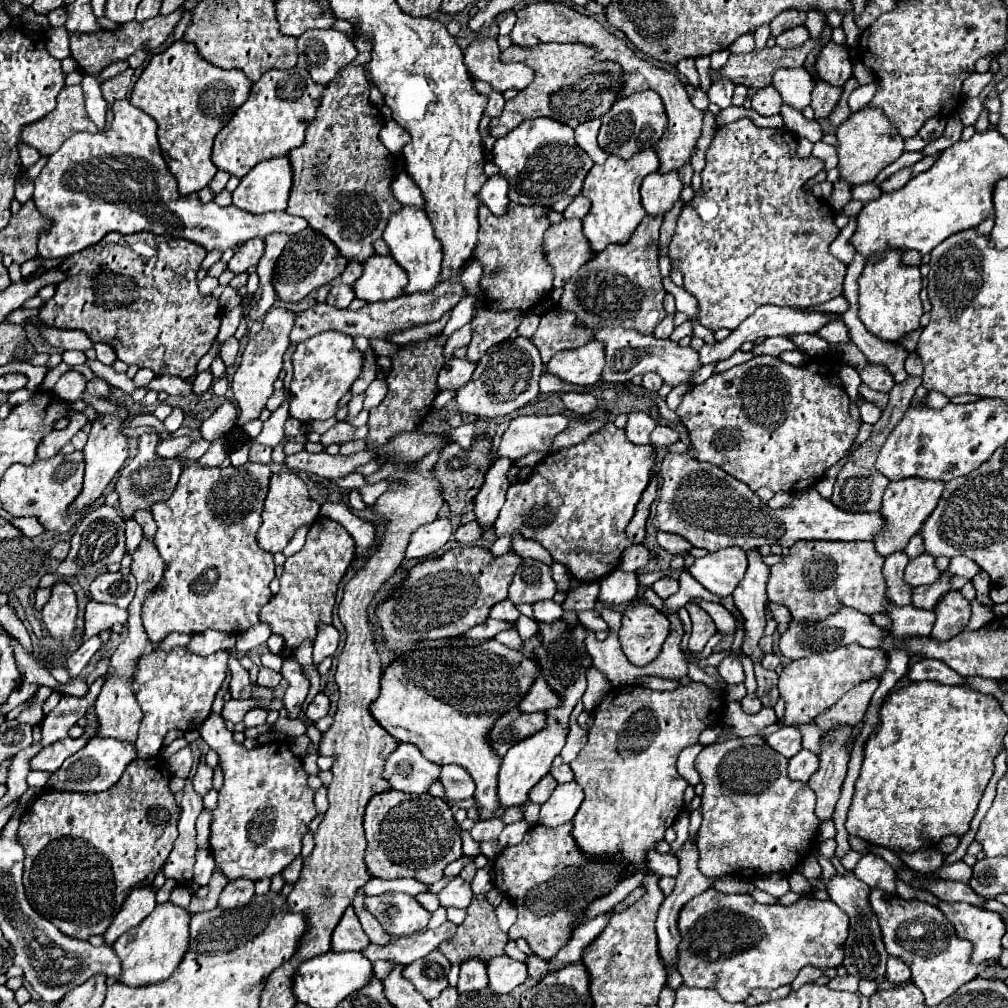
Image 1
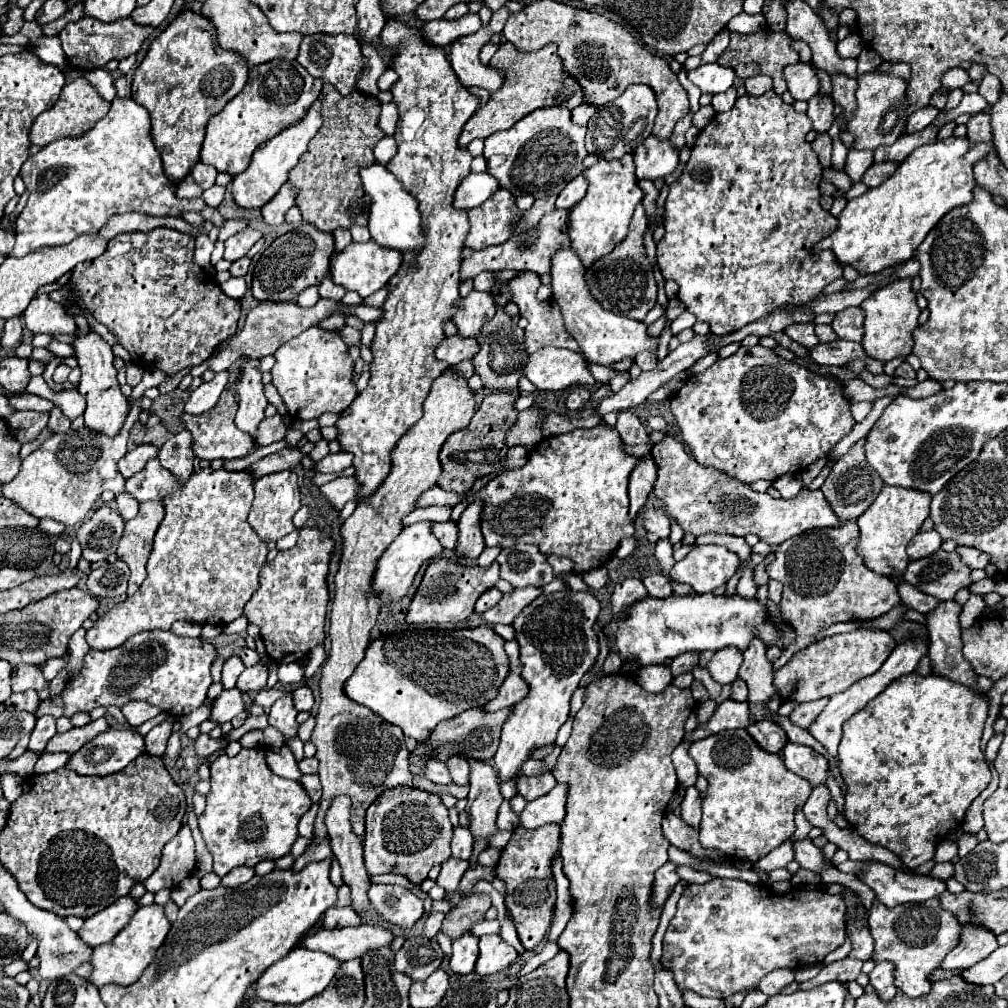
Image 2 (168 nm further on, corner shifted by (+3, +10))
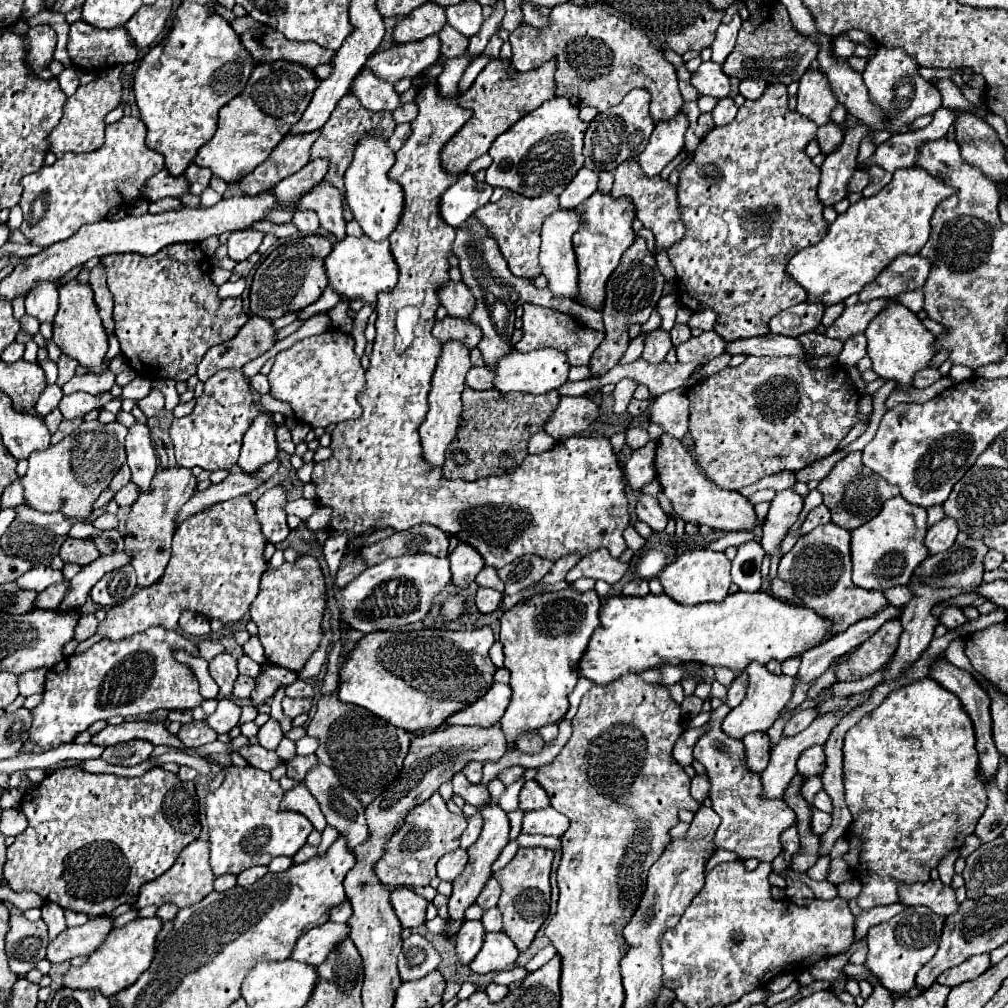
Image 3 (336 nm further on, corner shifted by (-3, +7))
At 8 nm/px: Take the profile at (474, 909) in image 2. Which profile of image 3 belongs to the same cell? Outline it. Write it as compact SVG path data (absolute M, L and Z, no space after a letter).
M492 876L492 878L486 882L484 890L480 892L476 904L478 904L482 910L488 910L488 908L494 908L494 906L496 906L498 898L500 898L500 884L498 884L498 880Z

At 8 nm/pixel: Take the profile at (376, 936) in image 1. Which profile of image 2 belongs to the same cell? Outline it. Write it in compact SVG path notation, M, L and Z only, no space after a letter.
M346 795L334 797L332 803L330 803L330 809L324 815L324 823L326 823L328 835L330 835L332 853L338 859L340 867L342 867L344 883L352 889L352 907L354 907L354 911L362 913L370 905L370 901L368 901L368 887L370 887L370 883L368 883L368 871L364 867L364 857L362 857L362 839L354 833L354 829L350 825L350 805L352 805L350 797L346 797Z

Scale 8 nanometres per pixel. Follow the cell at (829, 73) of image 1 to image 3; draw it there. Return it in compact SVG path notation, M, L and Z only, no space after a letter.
M862 122L846 128L842 144L836 148L836 152L826 156L822 164L822 178L818 184L818 198L824 206L834 206L848 196L848 182L858 168L858 148L868 130L870 128Z

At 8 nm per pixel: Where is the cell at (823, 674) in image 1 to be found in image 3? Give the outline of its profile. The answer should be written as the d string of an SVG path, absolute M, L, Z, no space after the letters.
M898 620L886 622L880 630L876 630L872 638L862 642L860 648L854 648L852 652L832 660L836 680L838 682L860 680L884 668L892 658L892 654L896 652L900 632L902 632L902 626Z

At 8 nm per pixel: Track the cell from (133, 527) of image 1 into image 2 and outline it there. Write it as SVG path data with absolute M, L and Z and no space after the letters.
M126 491L124 493L118 493L116 503L118 503L118 513L122 515L124 521L134 519L134 515L138 513L138 501L130 493L126 493Z

